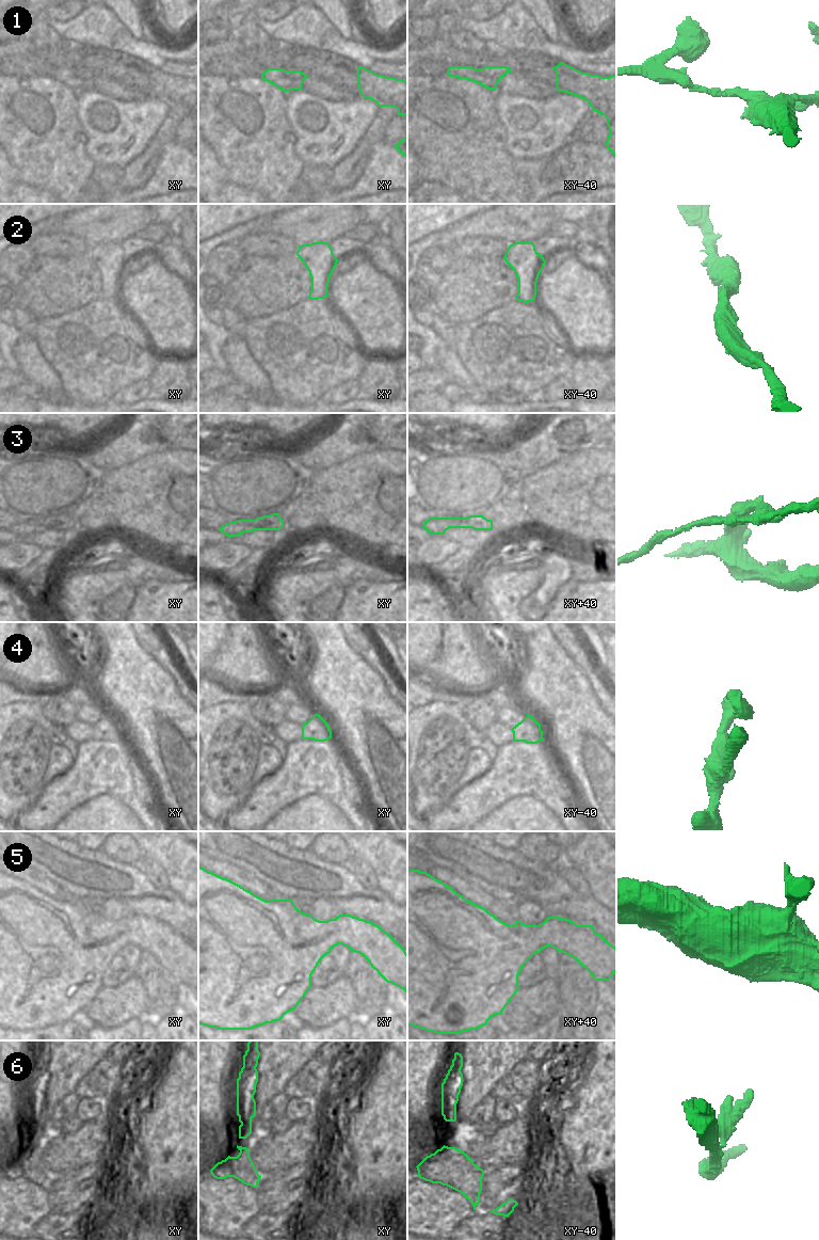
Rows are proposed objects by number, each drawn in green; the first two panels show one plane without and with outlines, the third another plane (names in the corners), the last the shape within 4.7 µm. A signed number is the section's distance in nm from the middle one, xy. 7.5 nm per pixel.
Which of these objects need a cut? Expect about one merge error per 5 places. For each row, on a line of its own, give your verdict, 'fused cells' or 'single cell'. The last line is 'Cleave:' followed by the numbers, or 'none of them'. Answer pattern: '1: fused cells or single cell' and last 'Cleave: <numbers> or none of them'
1: fused cells
2: single cell
3: single cell
4: single cell
5: single cell
6: single cell
Cleave: 1

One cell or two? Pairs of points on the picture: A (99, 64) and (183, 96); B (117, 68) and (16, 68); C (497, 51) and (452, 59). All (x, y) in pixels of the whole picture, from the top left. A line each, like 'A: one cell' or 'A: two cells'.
A: one cell
B: one cell
C: one cell

